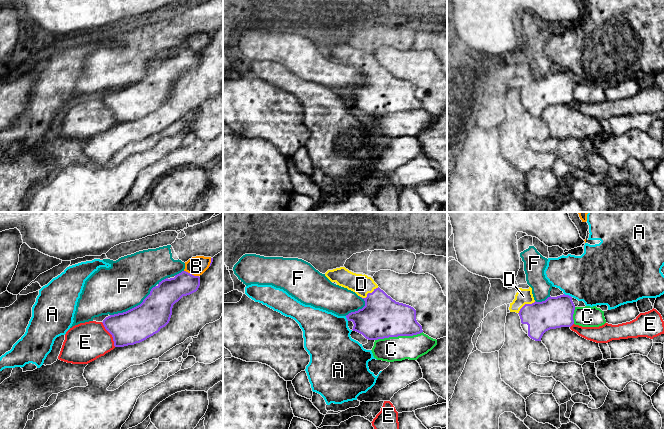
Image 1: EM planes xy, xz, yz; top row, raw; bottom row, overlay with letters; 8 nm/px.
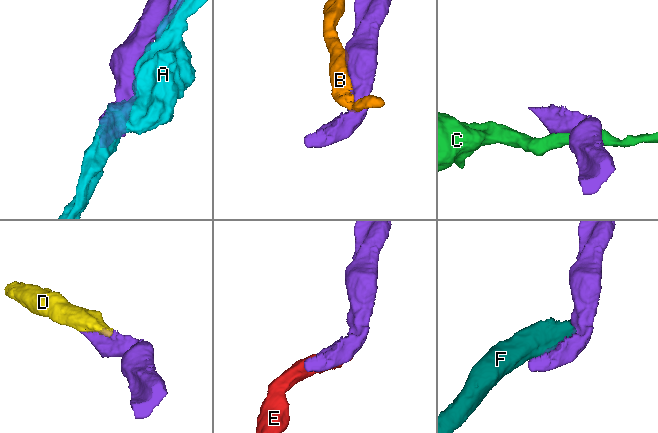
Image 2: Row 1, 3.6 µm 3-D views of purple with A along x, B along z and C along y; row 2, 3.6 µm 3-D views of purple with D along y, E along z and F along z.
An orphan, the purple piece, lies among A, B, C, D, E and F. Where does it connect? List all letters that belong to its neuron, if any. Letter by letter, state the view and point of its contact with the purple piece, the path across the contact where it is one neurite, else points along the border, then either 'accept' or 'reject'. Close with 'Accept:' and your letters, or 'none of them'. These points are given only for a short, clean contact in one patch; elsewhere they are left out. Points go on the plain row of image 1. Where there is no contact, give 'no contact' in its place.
A: contact yz (568, 71); reject
B: contact xy (191, 50); reject
C: contact xz (398, 111); reject
D: contact xz (368, 69); accept
E: contact xy (110, 109); reject
F: contact xy (134, 83); reject
Accept: D

